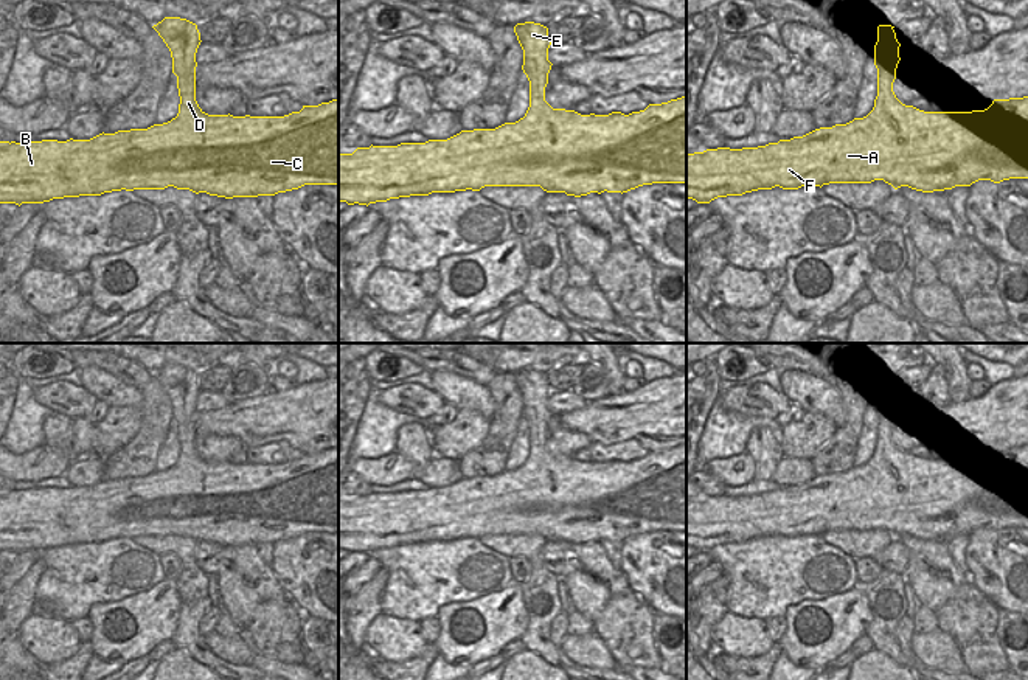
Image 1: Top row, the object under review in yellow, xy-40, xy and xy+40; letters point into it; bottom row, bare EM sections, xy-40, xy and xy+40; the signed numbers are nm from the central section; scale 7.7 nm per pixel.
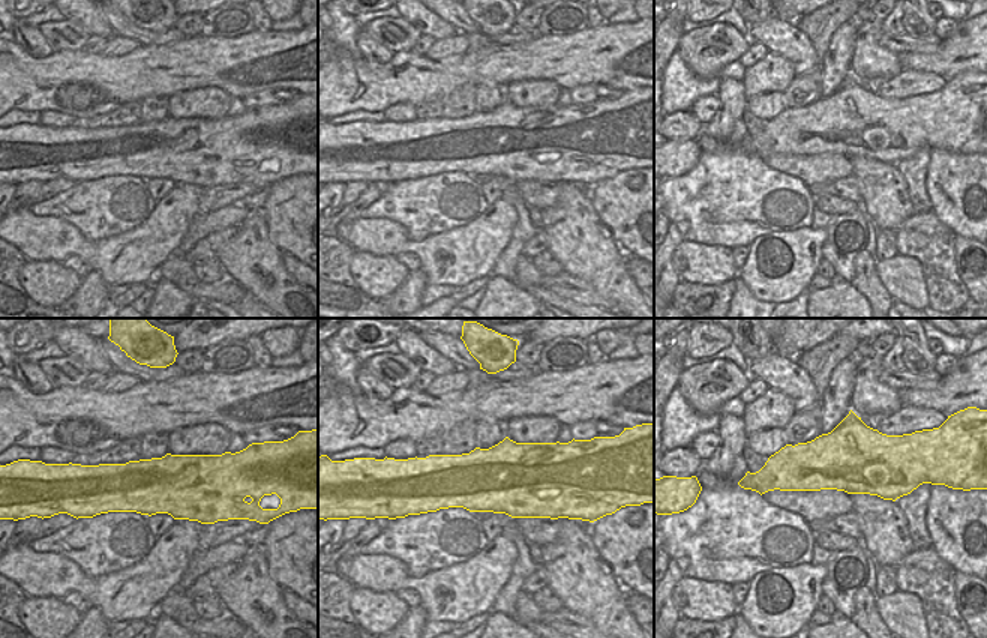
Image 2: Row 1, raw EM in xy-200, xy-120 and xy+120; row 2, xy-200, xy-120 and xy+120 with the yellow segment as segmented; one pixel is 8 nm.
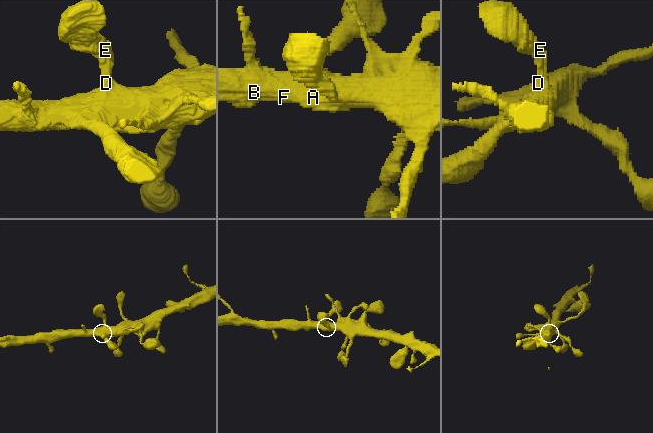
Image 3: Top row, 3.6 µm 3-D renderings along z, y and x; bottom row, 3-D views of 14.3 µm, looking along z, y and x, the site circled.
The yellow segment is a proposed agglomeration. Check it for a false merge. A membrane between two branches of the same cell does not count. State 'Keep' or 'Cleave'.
Keep.

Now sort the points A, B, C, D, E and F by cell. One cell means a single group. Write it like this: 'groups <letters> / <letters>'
groups A B C D E F

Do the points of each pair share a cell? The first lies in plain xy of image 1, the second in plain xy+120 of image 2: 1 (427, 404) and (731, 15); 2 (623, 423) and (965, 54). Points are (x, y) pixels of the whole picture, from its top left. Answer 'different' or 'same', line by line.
1: different
2: same

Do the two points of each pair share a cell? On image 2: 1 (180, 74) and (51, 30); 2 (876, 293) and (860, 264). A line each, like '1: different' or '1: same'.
1: different
2: same

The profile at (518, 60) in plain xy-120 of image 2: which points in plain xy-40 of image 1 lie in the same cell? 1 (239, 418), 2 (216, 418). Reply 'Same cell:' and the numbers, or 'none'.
Same cell: 1, 2

